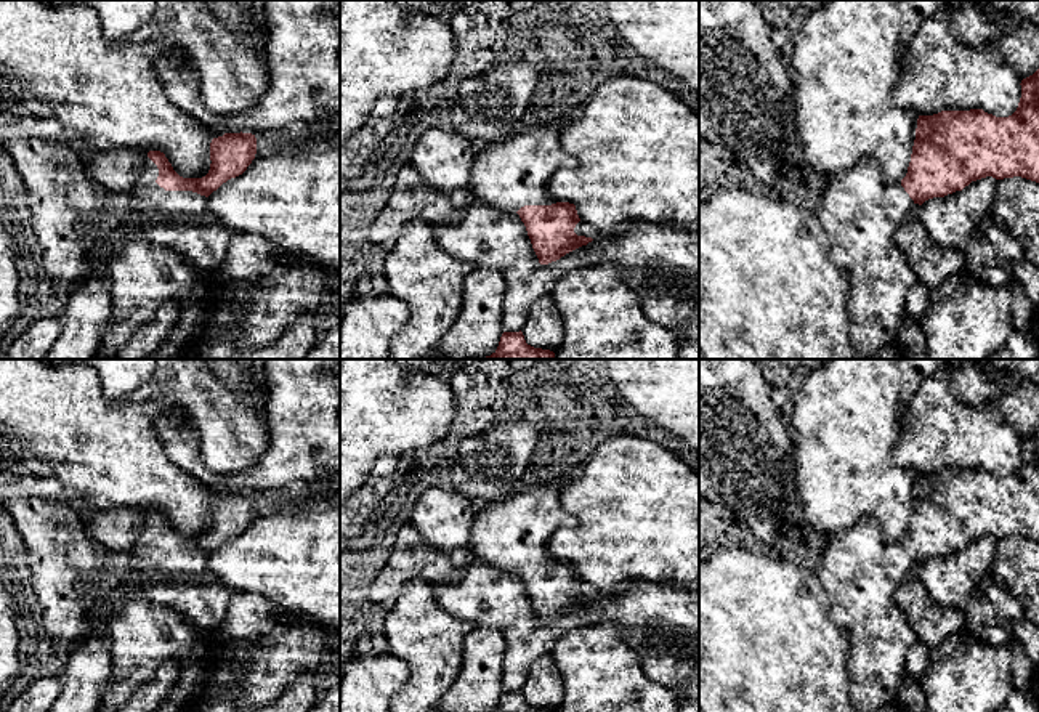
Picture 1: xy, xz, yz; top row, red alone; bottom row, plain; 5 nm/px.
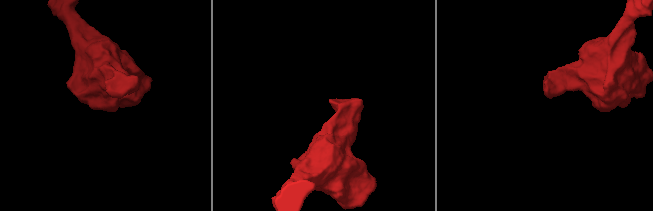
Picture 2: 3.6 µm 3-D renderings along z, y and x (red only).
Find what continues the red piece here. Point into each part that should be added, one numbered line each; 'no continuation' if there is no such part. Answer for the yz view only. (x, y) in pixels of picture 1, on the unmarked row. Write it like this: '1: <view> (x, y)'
1: yz (860, 570)

